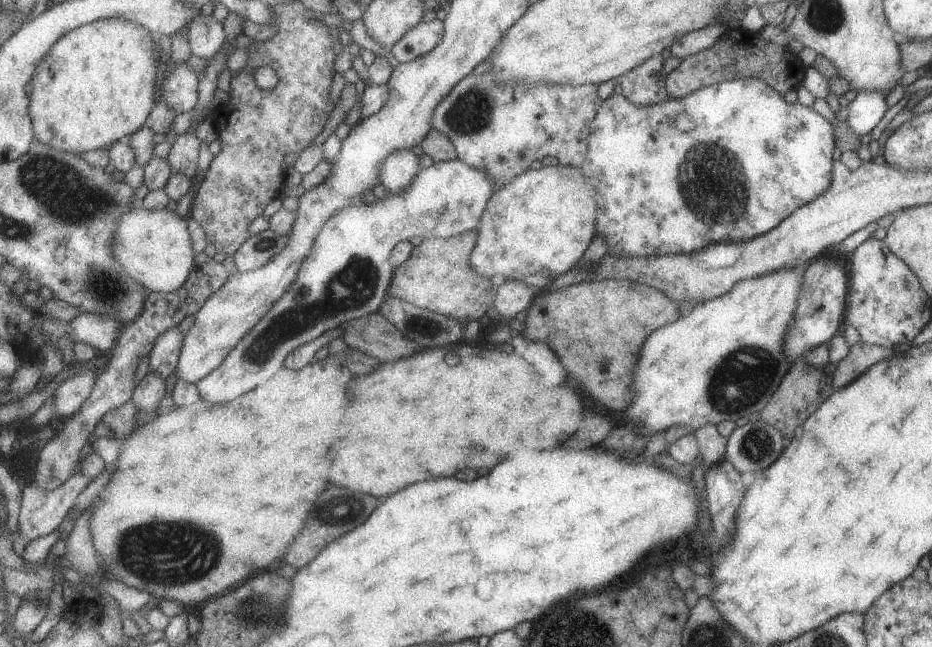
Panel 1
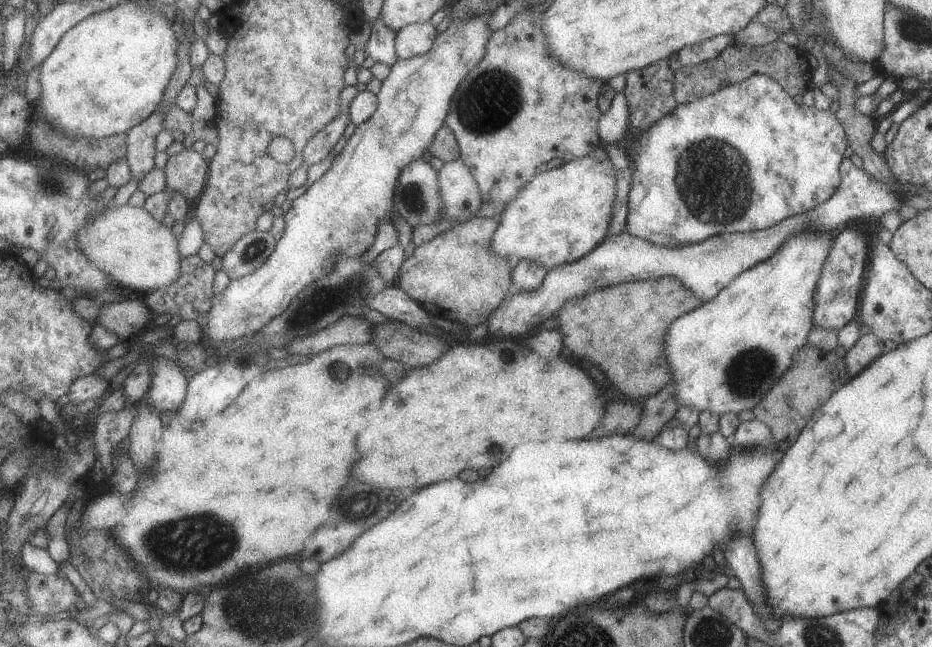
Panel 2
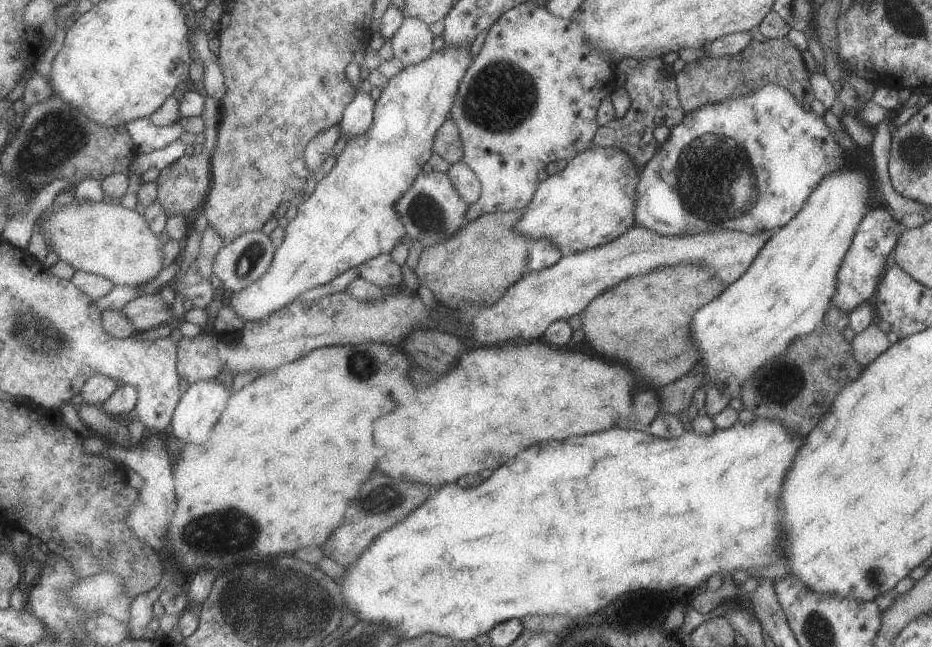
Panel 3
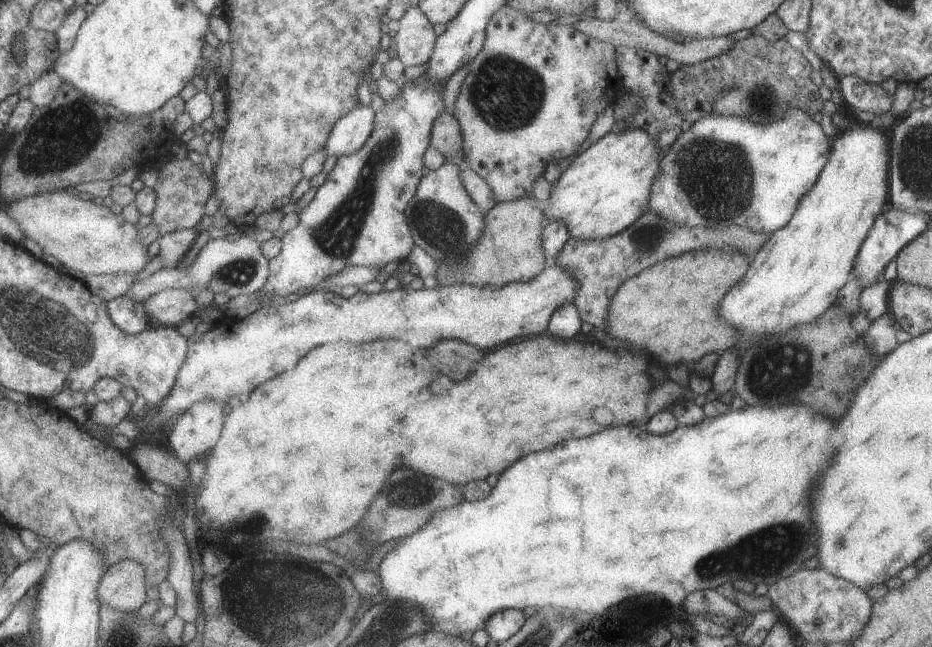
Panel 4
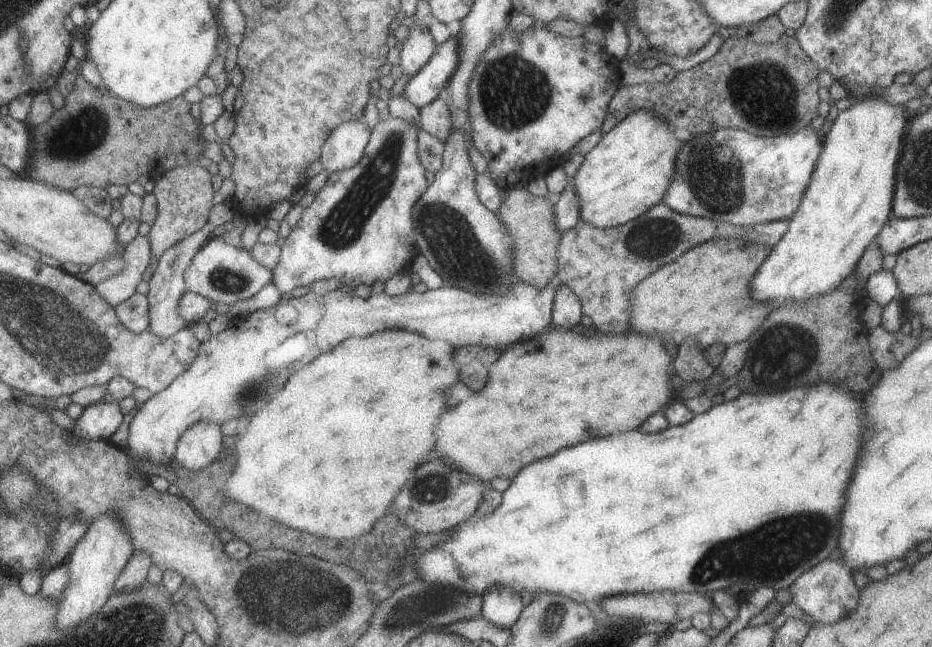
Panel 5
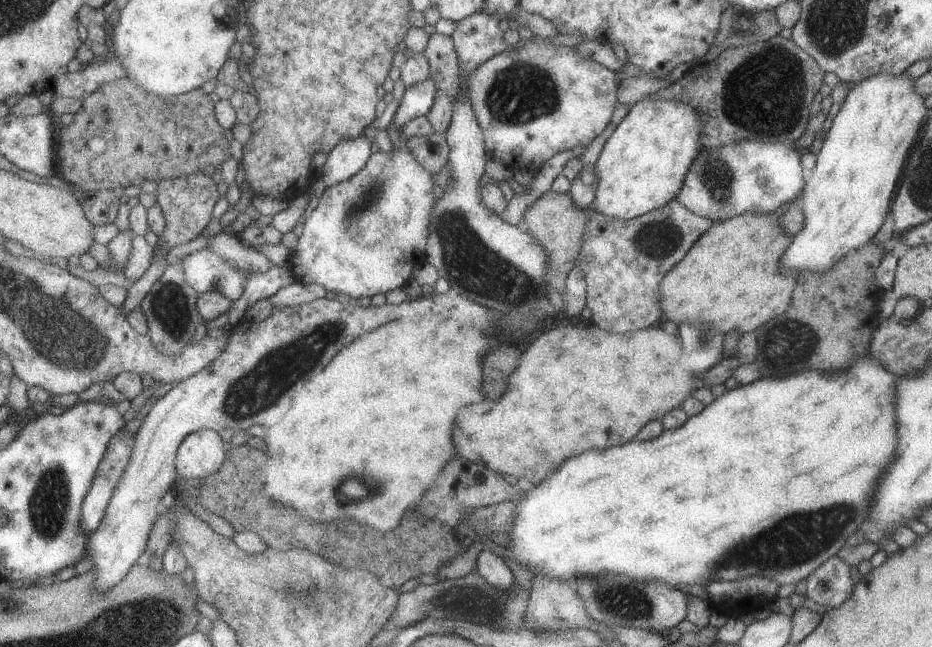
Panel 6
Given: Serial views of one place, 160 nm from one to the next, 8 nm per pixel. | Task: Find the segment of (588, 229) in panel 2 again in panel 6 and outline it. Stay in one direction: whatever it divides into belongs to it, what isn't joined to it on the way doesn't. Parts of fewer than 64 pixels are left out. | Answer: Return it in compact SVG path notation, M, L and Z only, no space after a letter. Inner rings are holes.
M645 97L636 103L633 103L628 107L627 114L621 119L621 122L615 127L614 133L607 139L607 142L603 145L602 151L600 152L599 158L593 165L595 167L598 183L594 192L593 202L590 204L590 208L593 208L595 212L601 213L602 215L608 216L609 218L616 219L632 219L645 214L646 212L658 209L659 207L665 206L672 198L676 198L676 194L679 192L683 179L687 170L691 166L691 163L695 160L696 155L703 149L700 143L700 134L703 130L704 116L691 108L688 104L672 101L667 99L652 99L651 97Z

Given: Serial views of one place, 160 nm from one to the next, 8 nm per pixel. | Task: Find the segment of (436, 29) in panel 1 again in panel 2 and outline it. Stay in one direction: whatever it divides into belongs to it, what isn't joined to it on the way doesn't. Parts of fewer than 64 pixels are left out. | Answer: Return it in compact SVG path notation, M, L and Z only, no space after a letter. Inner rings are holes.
M432 21L403 27L396 40L397 54L401 59L410 59L428 53L439 34Z

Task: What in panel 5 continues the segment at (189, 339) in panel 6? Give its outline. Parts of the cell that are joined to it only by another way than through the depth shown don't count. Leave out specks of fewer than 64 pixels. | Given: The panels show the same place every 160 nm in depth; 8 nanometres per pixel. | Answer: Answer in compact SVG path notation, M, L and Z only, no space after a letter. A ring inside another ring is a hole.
M208 222L199 232L178 242L171 247L159 260L158 267L149 280L148 299L150 302L150 325L148 330L155 336L168 339L174 337L179 331L190 327L188 320L180 312L180 301L186 296L188 286L186 283L186 270L198 252L213 238L215 224Z

